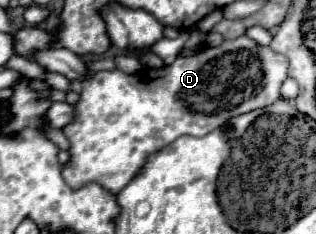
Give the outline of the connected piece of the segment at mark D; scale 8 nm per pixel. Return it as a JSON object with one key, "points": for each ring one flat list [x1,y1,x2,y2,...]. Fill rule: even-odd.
{"points":[[246,35,234,41,224,41,220,47,204,47,194,57,178,57,172,65,162,69,144,69,136,75,126,75,118,69,96,71,90,79,82,81,84,91,80,93,80,101,74,105,78,115,76,121,62,129,72,145,72,161,64,167,64,179,72,189,80,189,90,181,96,181,108,191,118,193,140,173,152,153,168,147,178,137,202,137,212,129,222,127,232,117,276,103,280,99,280,85,288,77,286,71,286,57,272,53,270,47,262,47]]}

